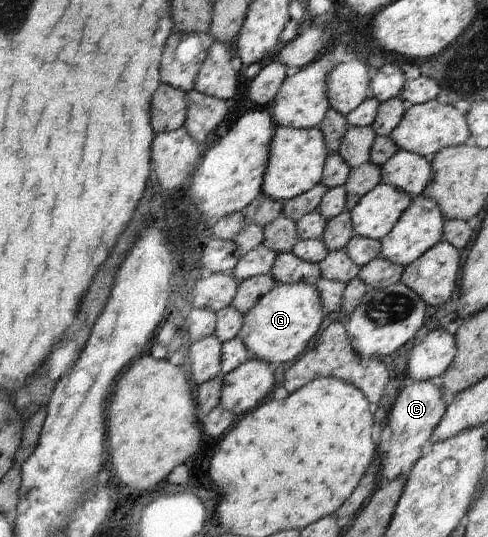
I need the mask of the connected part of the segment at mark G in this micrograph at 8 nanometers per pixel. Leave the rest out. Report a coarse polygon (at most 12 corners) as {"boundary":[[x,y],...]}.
{"boundary":[[276,283],[238,336],[271,366],[305,352],[325,315],[316,287]]}

